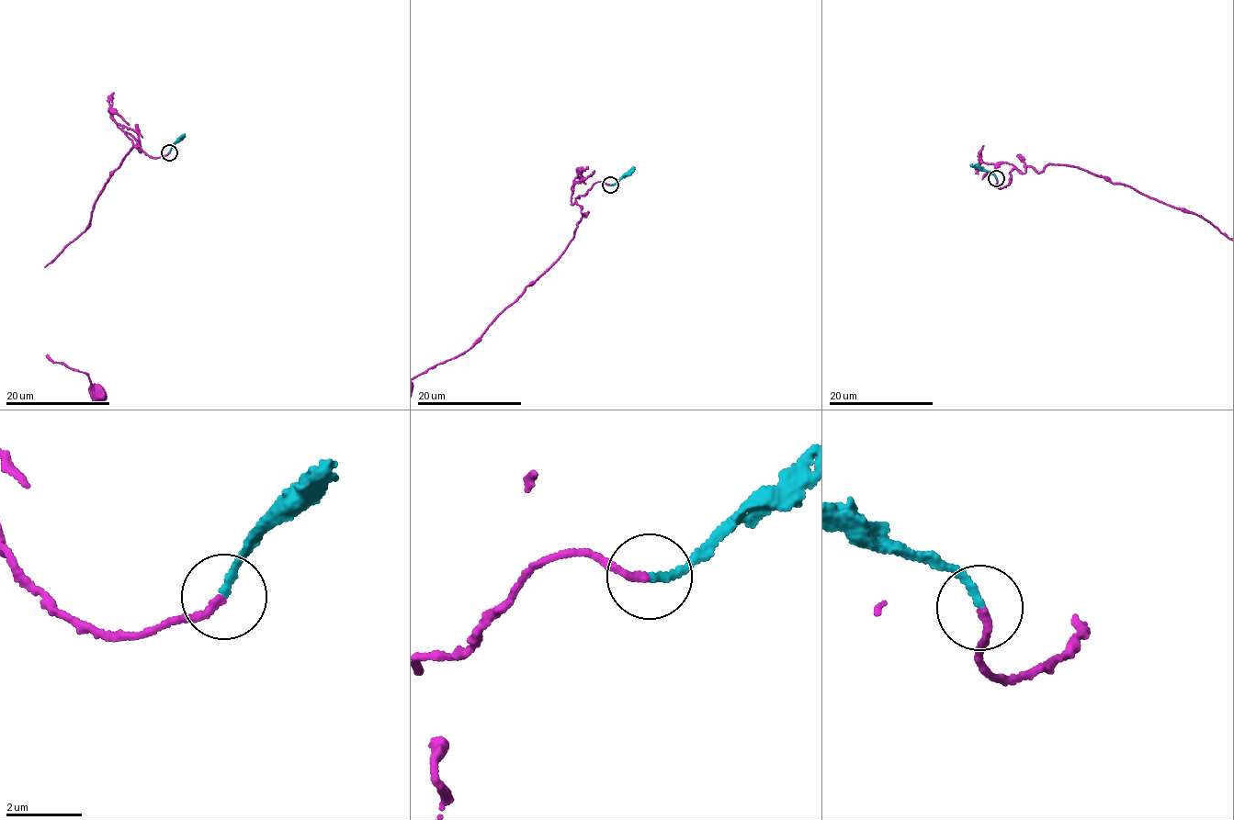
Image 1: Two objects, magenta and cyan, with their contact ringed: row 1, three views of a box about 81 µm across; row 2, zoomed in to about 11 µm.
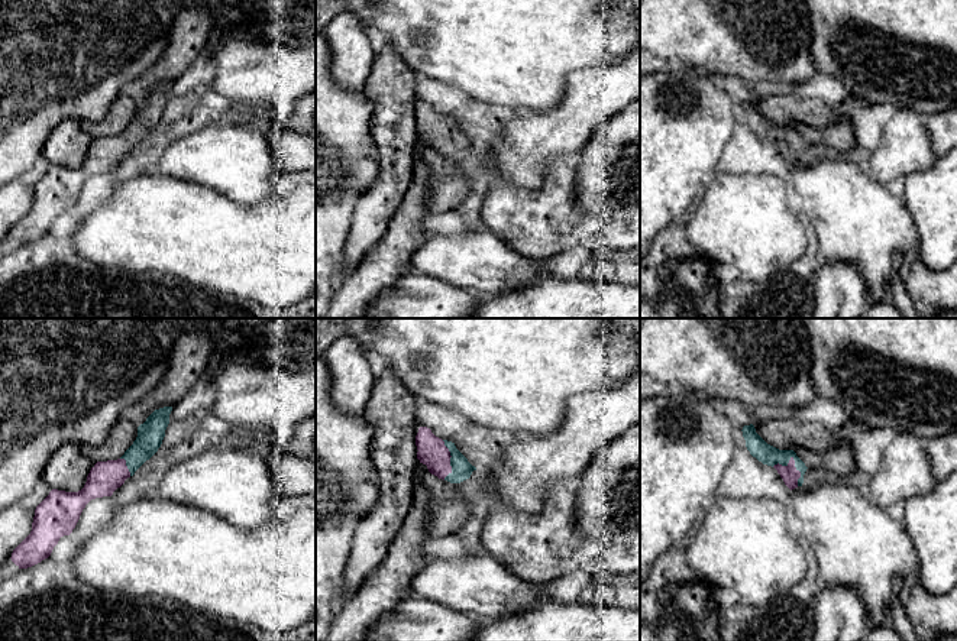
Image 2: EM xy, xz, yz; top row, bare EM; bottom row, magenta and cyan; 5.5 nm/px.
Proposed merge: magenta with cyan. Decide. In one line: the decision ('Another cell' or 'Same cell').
Same cell

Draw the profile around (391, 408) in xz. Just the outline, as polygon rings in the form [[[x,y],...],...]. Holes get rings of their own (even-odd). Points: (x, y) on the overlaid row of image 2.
[[[389,366],[371,389],[365,418],[374,428],[368,453],[379,496],[353,528],[350,557],[342,576],[343,590],[353,596],[384,563],[414,501],[416,395]]]

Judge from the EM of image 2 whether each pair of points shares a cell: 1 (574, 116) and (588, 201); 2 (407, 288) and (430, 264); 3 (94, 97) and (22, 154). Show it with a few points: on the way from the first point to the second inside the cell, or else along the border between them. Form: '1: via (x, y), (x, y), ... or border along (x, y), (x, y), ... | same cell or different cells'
1: border along (601, 126), (579, 155) | different cells
2: border along (411, 272), (453, 284) | different cells
3: via (74, 103), (60, 107), (34, 133) | same cell

